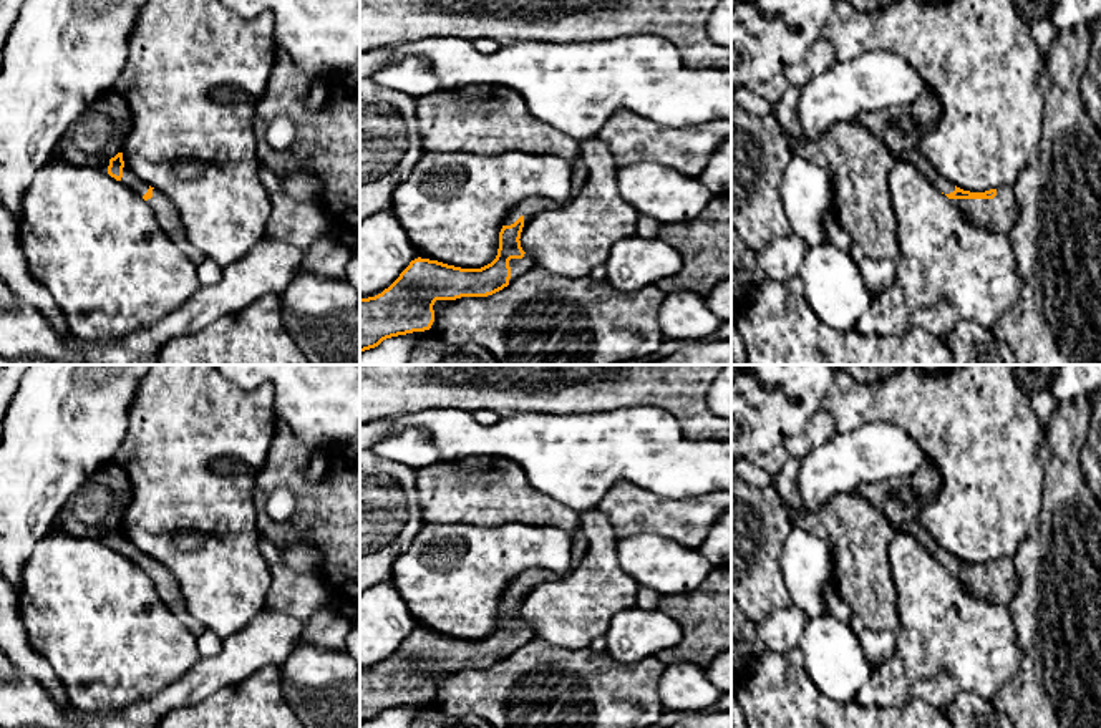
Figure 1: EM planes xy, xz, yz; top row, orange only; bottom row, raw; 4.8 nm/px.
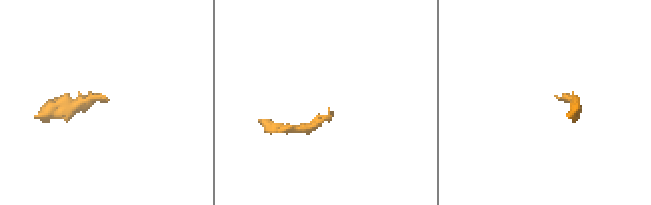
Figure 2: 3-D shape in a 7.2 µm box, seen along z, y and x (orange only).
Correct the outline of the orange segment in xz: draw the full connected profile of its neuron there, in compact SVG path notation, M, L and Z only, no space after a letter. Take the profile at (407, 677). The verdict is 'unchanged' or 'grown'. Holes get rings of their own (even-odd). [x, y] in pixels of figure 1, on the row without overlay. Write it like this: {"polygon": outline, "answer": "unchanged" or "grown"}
{"polygon": "M529 569L502 594L496 630L481 640L461 640L429 630L415 630L381 665L360 670L360 725L383 711L429 701L436 672L487 668L527 645L532 629L521 619L524 595L557 572Z", "answer": "grown"}

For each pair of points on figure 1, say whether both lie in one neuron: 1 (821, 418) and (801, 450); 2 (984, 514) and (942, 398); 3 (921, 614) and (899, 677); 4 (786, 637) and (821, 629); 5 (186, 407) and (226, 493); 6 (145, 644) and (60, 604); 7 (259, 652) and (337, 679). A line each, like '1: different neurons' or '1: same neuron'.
1: same neuron
2: same neuron
3: same neuron
4: different neurons
5: same neuron
6: same neuron
7: different neurons

